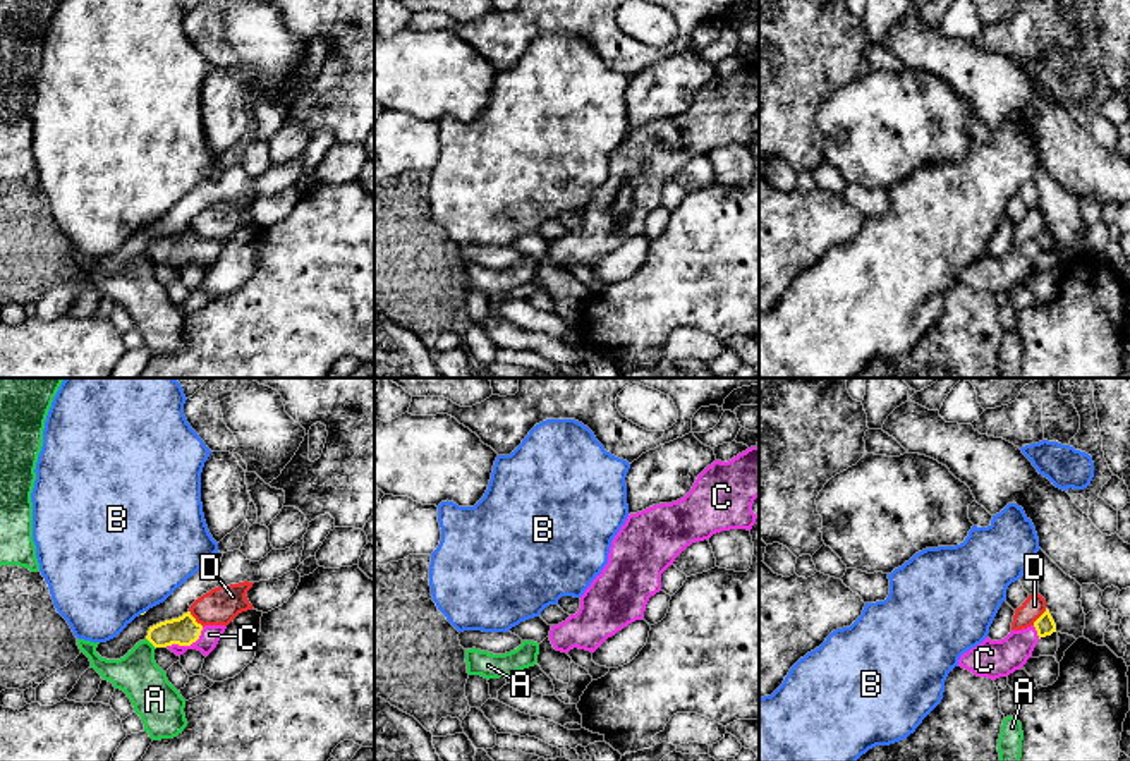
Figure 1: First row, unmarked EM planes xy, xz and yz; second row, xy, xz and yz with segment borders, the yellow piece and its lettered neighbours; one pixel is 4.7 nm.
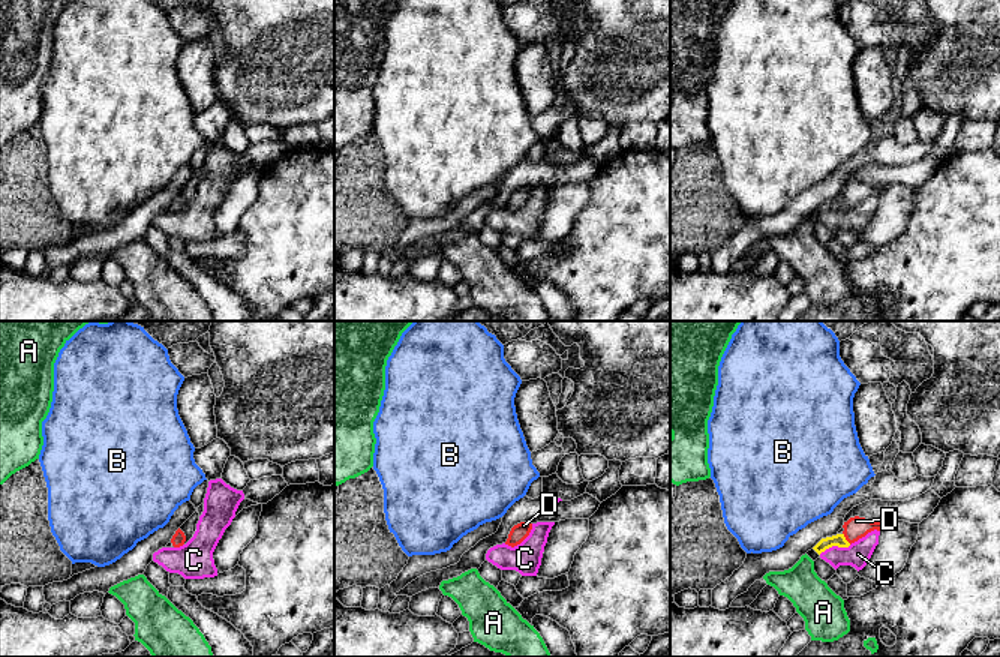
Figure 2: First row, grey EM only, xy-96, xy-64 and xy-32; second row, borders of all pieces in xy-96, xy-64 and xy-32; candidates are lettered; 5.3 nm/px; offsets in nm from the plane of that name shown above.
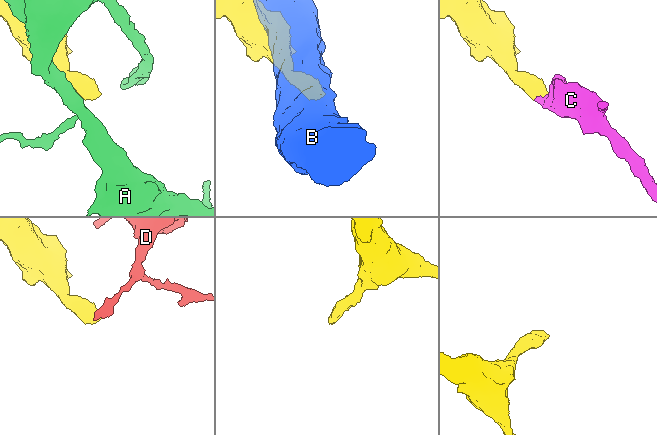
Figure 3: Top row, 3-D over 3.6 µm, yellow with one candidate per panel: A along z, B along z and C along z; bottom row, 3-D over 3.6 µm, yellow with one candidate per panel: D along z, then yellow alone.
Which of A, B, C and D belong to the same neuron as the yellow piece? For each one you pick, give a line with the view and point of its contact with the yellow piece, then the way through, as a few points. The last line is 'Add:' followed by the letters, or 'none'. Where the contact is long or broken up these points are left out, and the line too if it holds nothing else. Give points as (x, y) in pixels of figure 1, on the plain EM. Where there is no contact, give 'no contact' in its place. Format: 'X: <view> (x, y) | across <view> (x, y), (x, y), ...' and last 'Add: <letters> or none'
C: xy (186, 260) | across xy (184, 246), (186, 260), (210, 249)
Add: C

